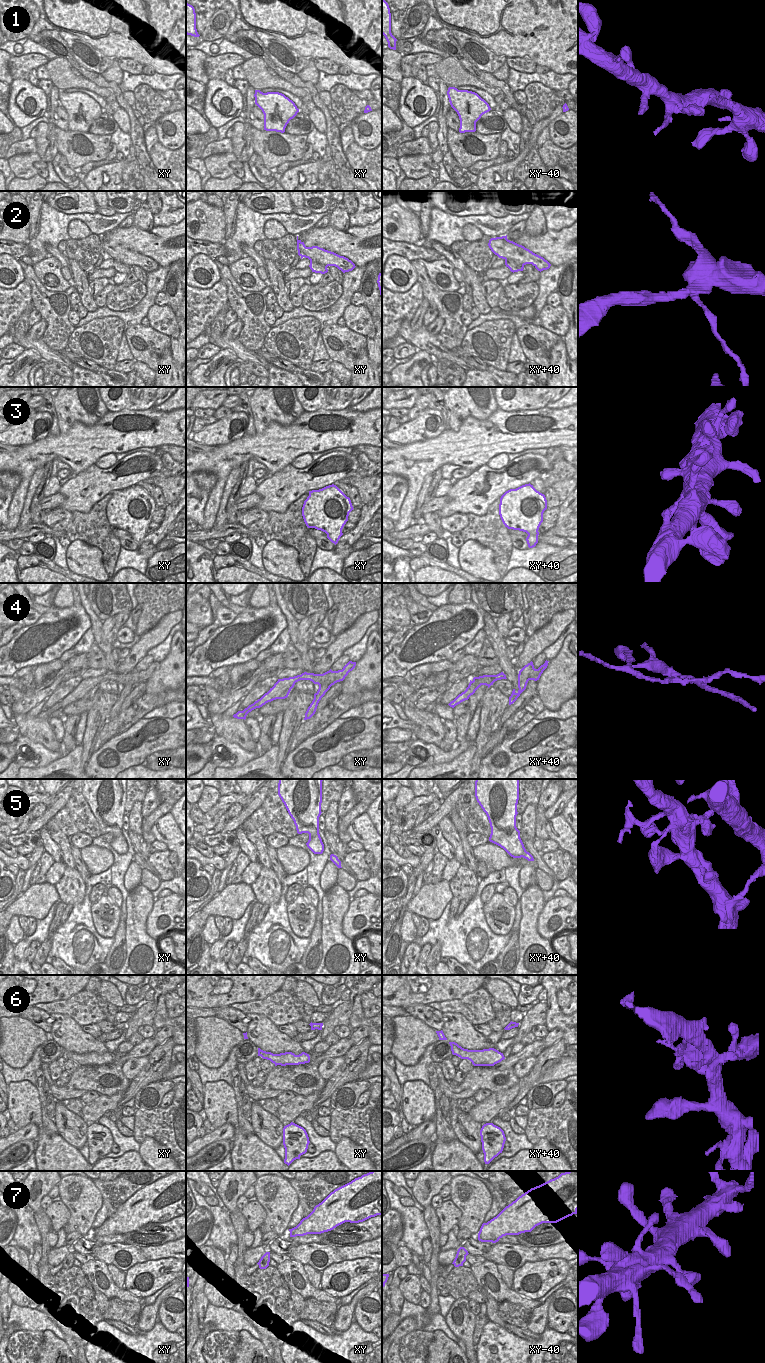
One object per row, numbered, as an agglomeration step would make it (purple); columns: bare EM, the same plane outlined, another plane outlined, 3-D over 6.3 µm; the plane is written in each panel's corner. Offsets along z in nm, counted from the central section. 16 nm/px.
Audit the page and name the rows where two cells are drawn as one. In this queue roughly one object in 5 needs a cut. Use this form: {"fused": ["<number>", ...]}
{"fused": ["2", "4"]}

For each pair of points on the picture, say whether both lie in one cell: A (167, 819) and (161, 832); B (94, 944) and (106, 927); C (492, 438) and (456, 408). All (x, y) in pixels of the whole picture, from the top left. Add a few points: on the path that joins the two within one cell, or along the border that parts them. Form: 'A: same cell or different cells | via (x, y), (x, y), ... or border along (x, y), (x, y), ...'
A: same cell | via (167, 822), (164, 829)
B: different cells | border along (91, 914), (95, 930), (101, 936), (111, 938)
C: different cells | border along (489, 416), (468, 416), (457, 431), (449, 429)

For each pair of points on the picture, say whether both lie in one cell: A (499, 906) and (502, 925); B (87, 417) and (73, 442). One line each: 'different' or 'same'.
A: same
B: different

